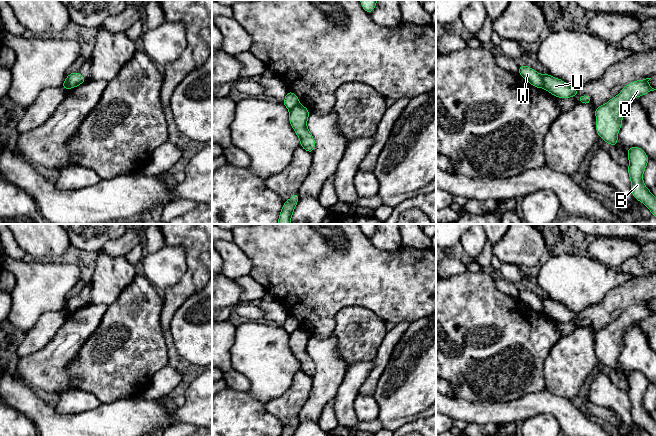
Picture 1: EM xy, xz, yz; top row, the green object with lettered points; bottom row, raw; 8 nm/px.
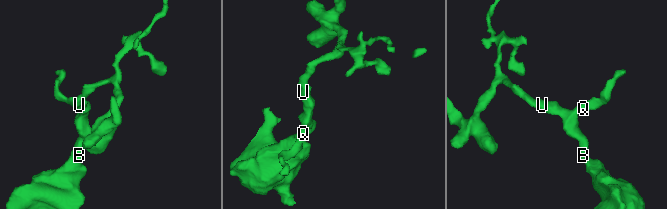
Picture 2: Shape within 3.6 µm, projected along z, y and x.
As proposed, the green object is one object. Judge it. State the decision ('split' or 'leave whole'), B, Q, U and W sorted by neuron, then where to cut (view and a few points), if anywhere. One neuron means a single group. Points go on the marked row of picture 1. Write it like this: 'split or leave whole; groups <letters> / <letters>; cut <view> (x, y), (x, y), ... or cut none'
split; groups B Q U / W; cut yz (541, 75), (543, 87)

